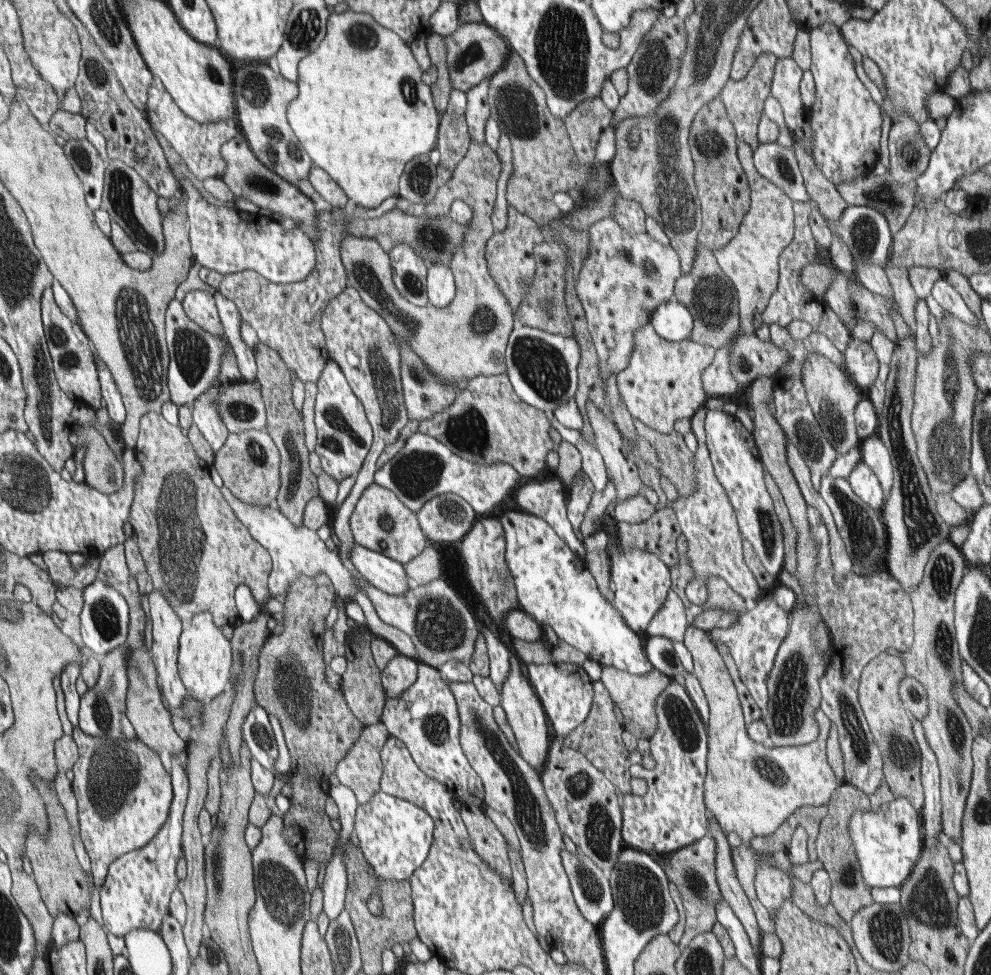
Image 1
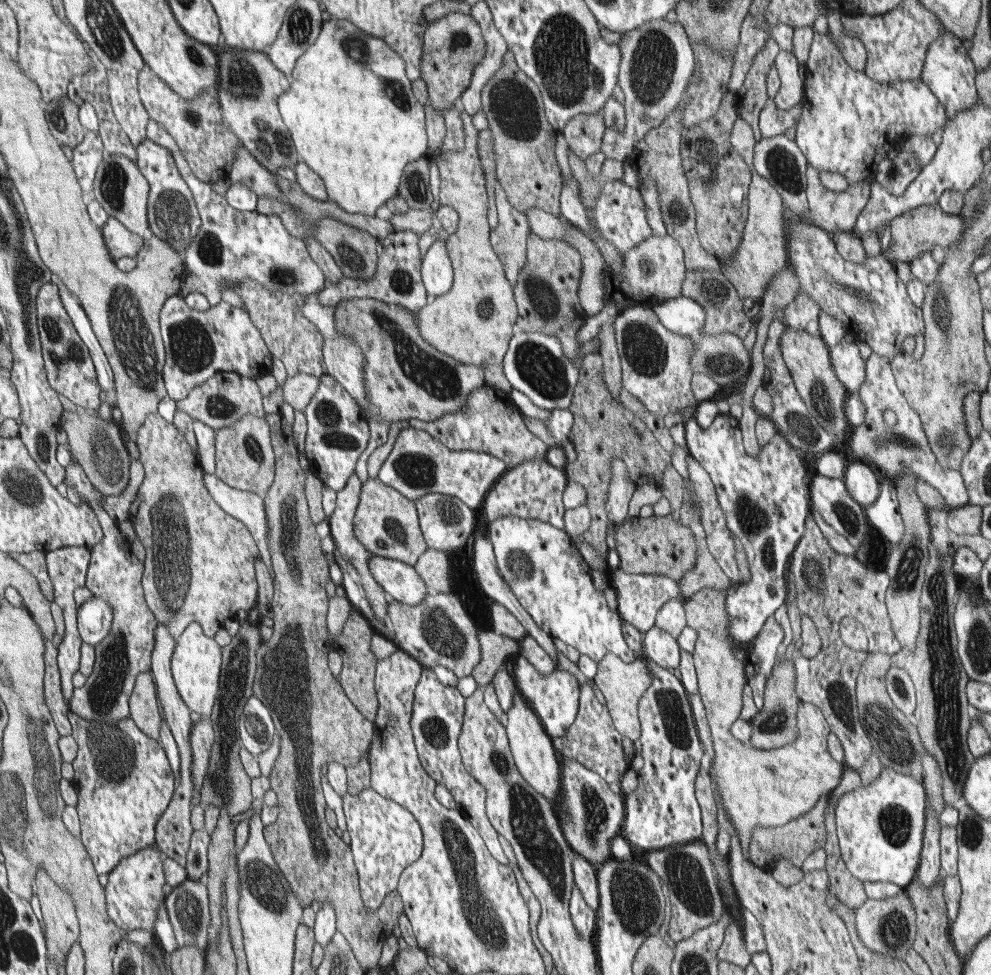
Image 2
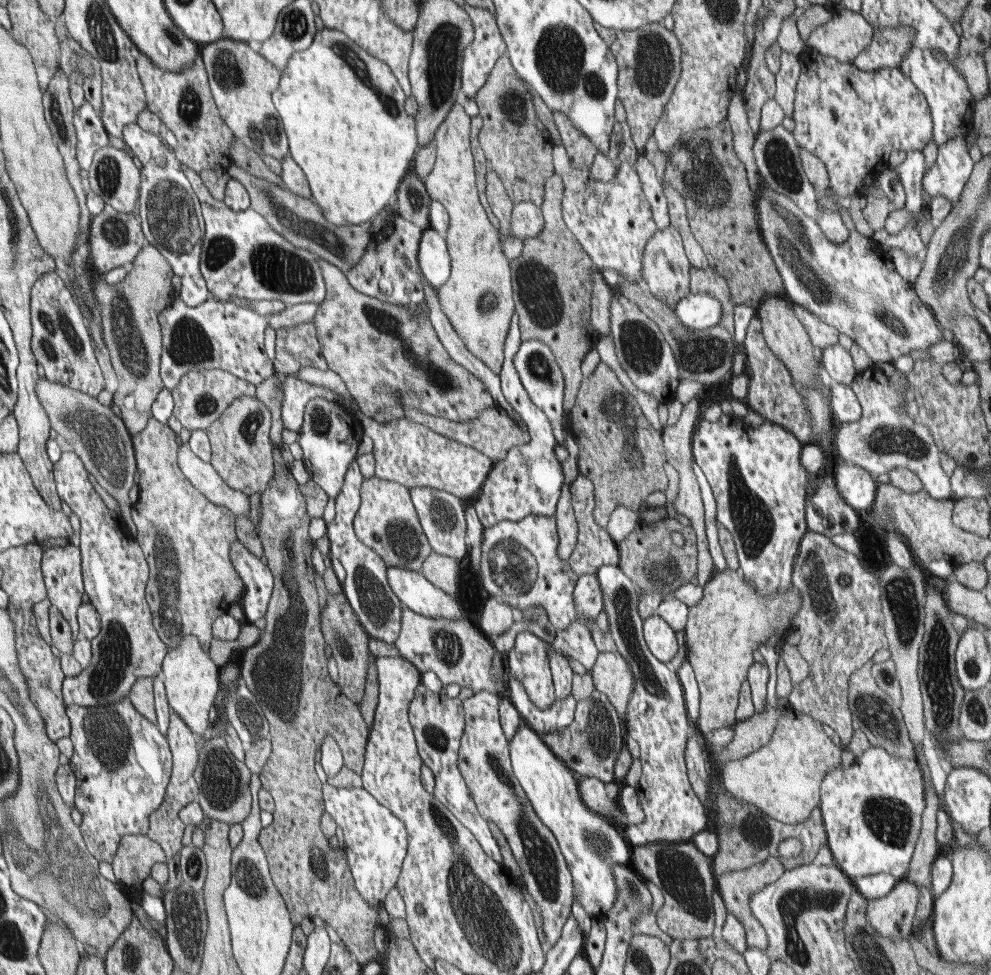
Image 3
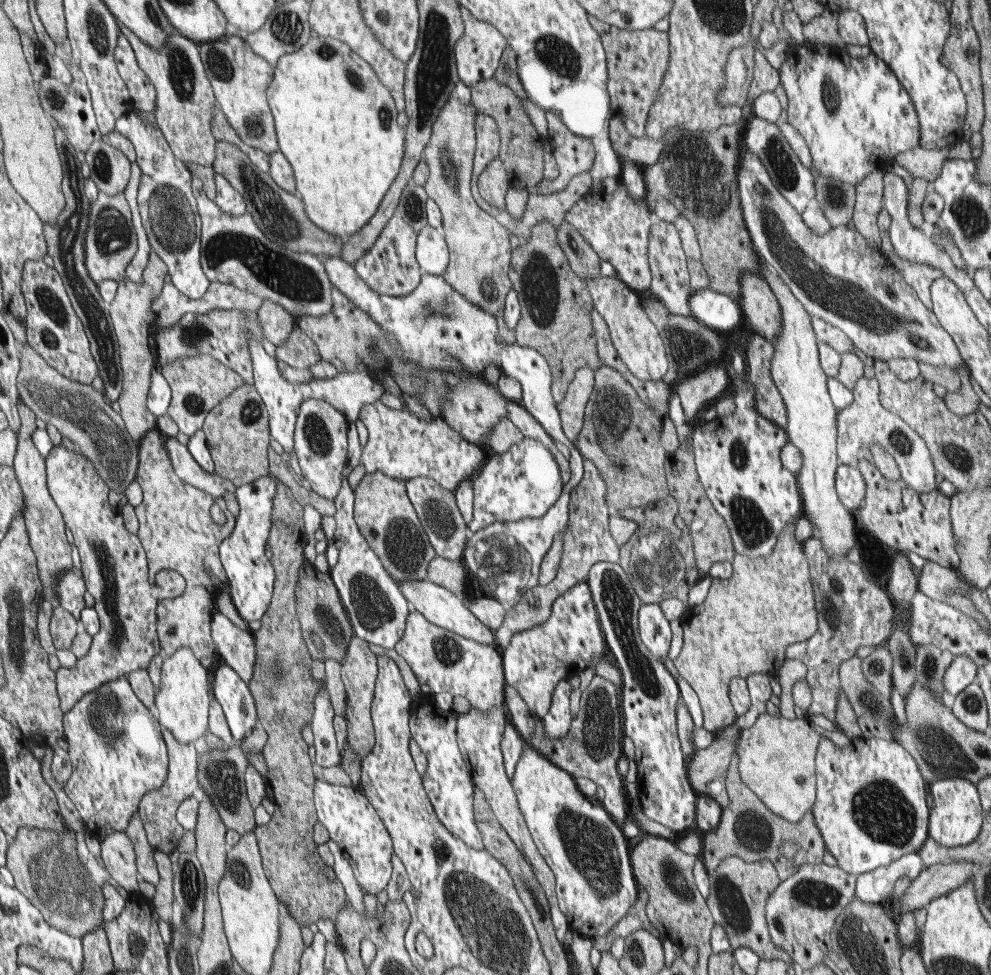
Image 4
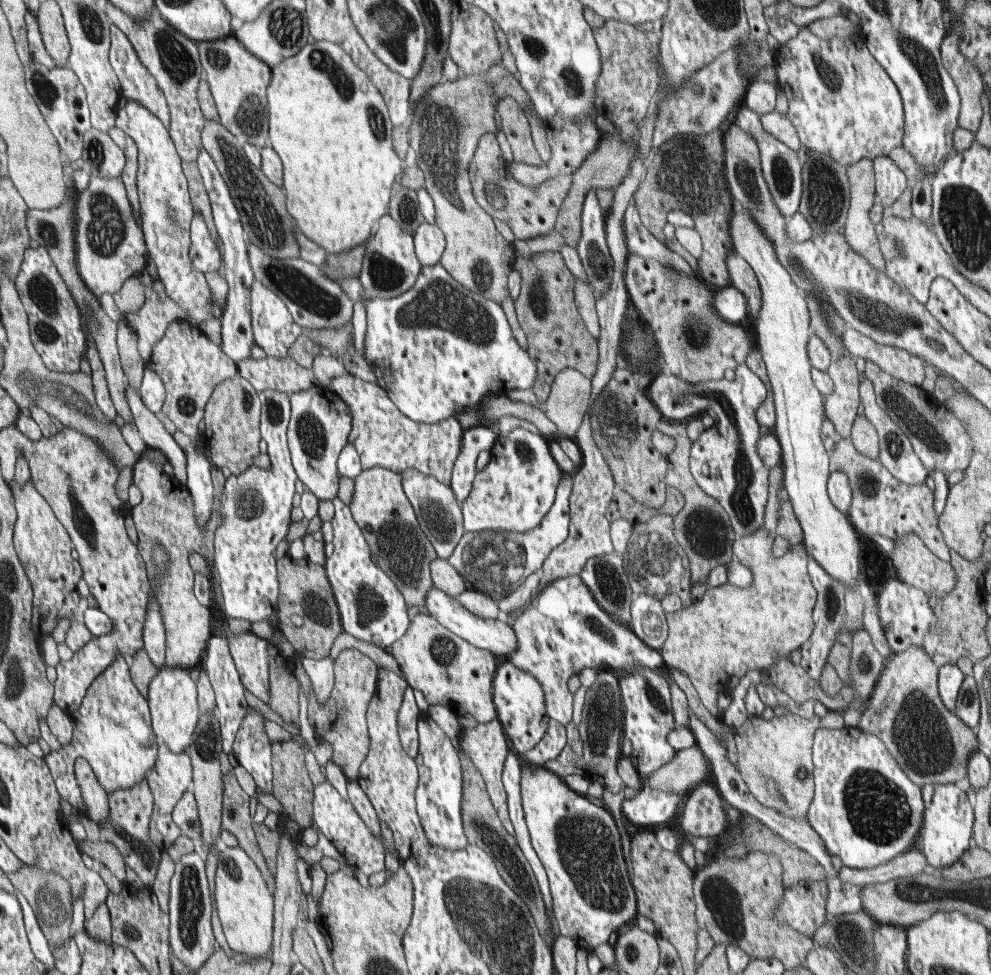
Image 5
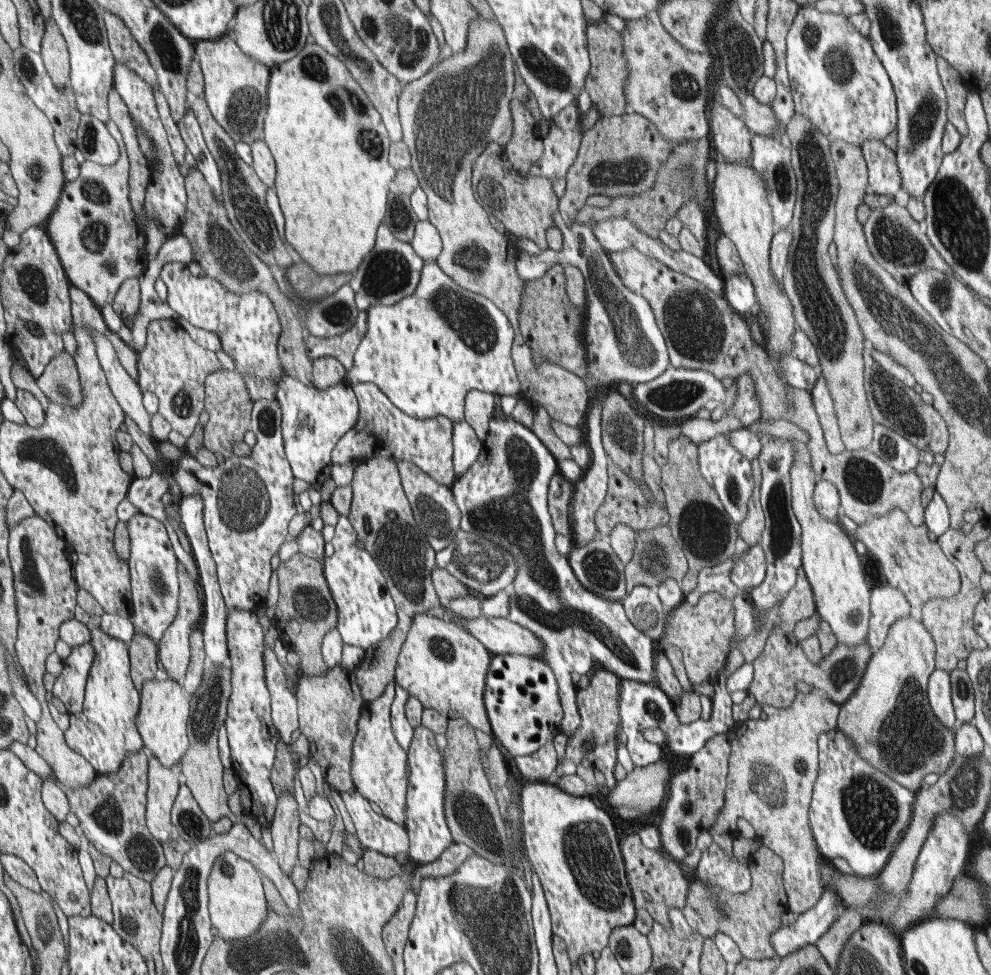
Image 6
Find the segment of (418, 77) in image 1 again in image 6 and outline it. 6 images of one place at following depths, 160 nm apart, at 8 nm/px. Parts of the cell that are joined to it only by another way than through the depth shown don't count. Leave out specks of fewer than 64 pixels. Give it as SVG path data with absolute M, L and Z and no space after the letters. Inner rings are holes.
M309 43L303 46L294 58L283 62L272 69L271 84L268 89L268 114L265 118L264 141L271 149L275 157L275 163L278 172L275 176L275 192L279 196L279 205L285 216L285 235L284 242L295 255L296 260L306 261L317 273L322 276L335 275L338 273L354 273L363 262L363 258L371 252L376 240L376 230L379 230L380 222L387 216L387 208L390 202L386 202L386 196L389 196L388 182L395 180L397 170L390 166L388 162L388 134L386 134L386 123L383 114L376 111L376 106L372 106L372 100L368 99L363 87L356 82L351 71L347 69L346 64L342 64L336 55L330 54L324 47L318 44Z

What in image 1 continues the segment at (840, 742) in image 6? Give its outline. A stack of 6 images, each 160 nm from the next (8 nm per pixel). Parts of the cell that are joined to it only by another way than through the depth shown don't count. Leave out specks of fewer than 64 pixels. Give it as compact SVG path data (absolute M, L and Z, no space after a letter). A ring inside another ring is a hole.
M895 796L888 803L883 803L871 810L857 810L849 820L849 837L853 840L857 854L857 862L865 883L873 888L901 887L907 876L910 876L921 850L924 840L920 835L921 812L916 810L906 796Z

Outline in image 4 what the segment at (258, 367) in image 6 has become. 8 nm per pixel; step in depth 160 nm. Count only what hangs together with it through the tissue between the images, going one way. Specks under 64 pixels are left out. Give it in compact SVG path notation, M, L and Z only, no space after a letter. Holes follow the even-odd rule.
M134 110L118 118L115 132L130 139L135 148L136 161L143 172L137 203L152 251L166 263L171 283L186 298L196 300L202 297L210 279L203 273L201 220L191 189L191 172L186 163L175 155L163 131L159 127L146 126ZM267 298L263 299L257 316L263 326L264 337L276 346L283 345L283 342L287 341L298 325L294 323L294 317L286 307Z

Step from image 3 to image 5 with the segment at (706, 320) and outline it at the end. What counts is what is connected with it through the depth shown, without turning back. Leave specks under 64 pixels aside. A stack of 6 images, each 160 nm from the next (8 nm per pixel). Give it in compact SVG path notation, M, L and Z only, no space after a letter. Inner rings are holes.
M731 285L716 292L713 295L711 304L728 323L740 322L748 316L749 308L744 293Z

